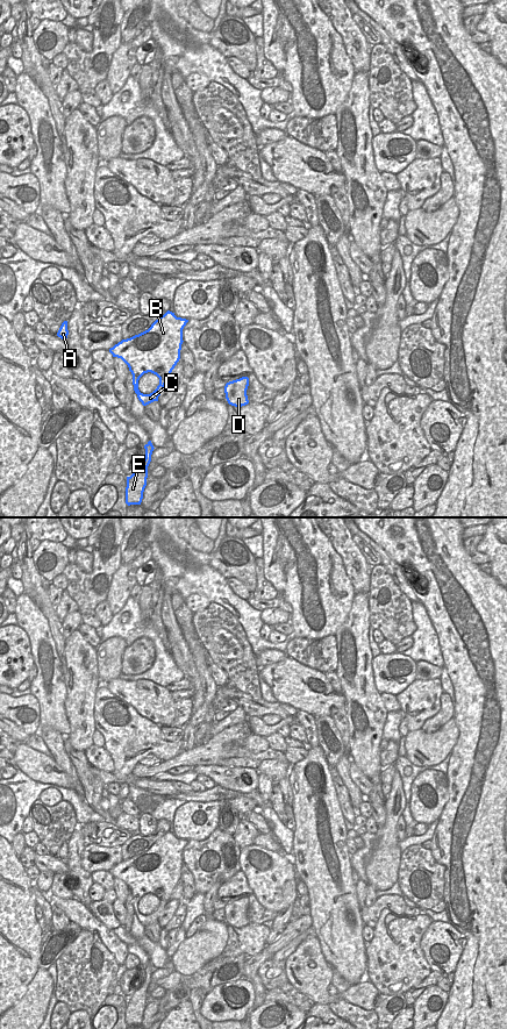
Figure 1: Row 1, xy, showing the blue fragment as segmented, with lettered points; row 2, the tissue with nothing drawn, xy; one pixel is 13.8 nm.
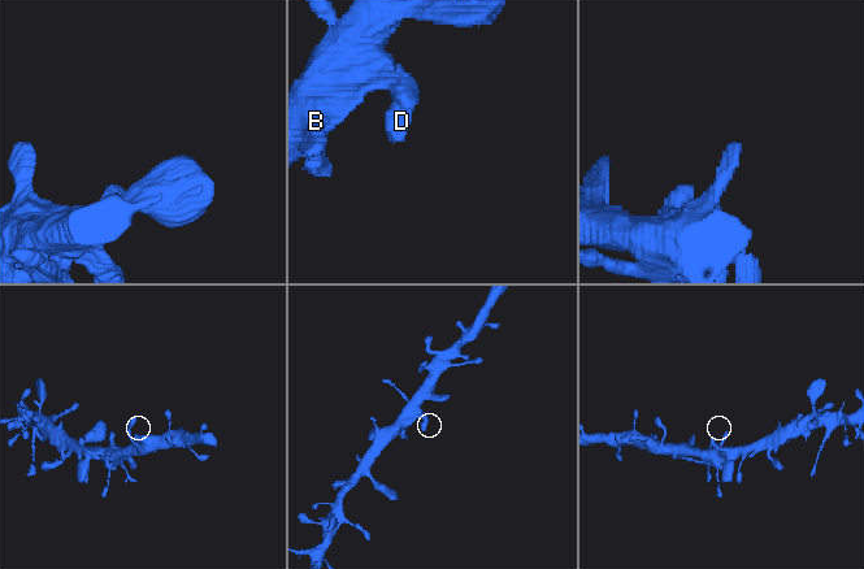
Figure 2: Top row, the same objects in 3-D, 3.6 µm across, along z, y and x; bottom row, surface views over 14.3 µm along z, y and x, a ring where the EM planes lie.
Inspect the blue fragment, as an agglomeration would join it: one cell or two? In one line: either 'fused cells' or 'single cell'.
single cell

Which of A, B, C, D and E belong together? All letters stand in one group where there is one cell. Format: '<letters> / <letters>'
A B C D E

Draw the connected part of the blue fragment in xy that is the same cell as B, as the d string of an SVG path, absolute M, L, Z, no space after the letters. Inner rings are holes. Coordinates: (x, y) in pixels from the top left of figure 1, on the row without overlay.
M167 831L151 848L130 859L122 860L109 873L113 878L121 879L133 895L134 912L143 927L158 922L158 917L174 887L180 880L183 865L183 850L188 841L177 838ZM151 893L159 899L159 906L150 915L143 915L138 910L138 901Z

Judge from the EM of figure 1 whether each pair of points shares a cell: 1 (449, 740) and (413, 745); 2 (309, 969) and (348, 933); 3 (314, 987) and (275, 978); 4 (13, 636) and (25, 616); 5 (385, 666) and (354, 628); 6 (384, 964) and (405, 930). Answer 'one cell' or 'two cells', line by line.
1: one cell
2: two cells
3: two cells
4: two cells
5: two cells
6: one cell

